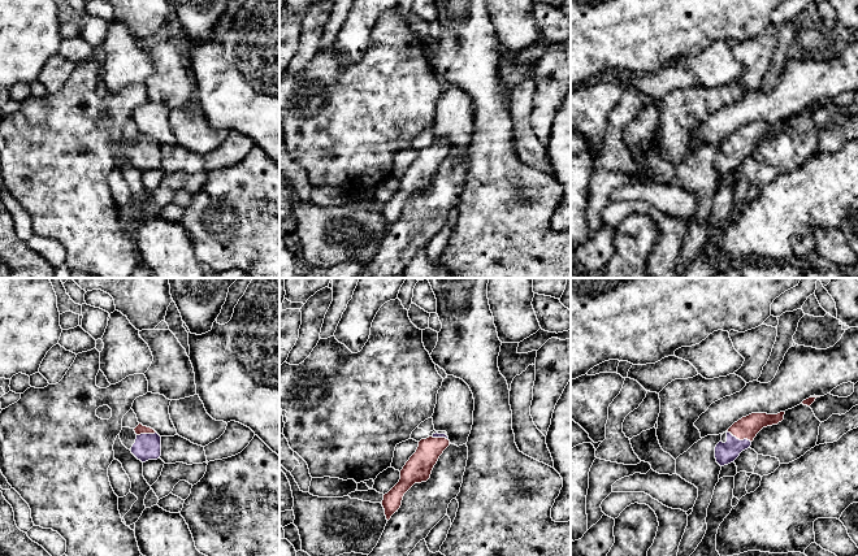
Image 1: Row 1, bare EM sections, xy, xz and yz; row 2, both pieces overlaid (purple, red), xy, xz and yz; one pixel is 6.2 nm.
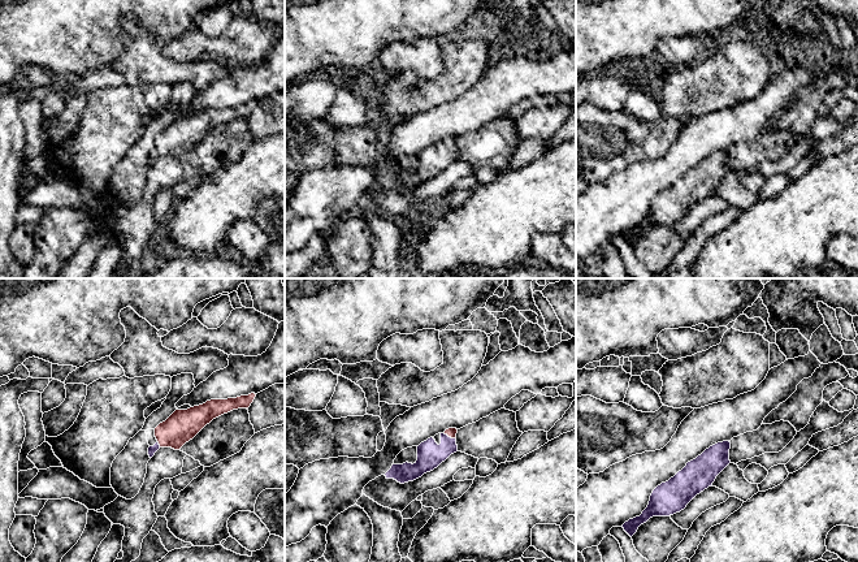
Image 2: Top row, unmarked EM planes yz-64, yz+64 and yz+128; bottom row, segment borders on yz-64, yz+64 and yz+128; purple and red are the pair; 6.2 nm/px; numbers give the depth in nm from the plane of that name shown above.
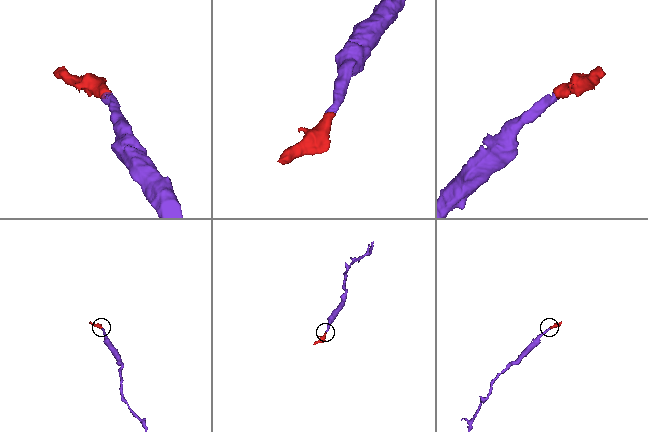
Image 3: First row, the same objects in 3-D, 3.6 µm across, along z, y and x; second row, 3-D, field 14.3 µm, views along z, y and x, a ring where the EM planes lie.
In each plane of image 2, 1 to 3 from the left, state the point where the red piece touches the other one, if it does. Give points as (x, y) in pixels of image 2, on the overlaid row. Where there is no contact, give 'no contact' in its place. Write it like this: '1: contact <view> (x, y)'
1: contact yz-64 (157, 444)
2: contact yz+64 (450, 437)
3: no contact

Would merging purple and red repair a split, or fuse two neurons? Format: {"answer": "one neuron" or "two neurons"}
{"answer": "one neuron"}

